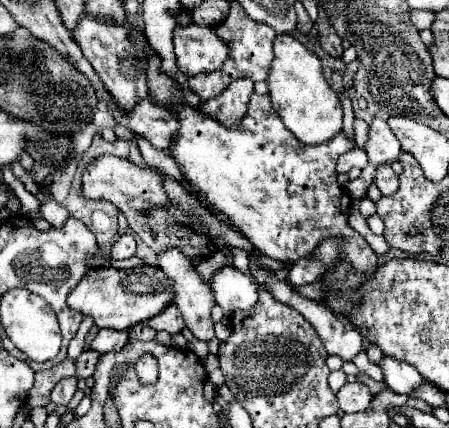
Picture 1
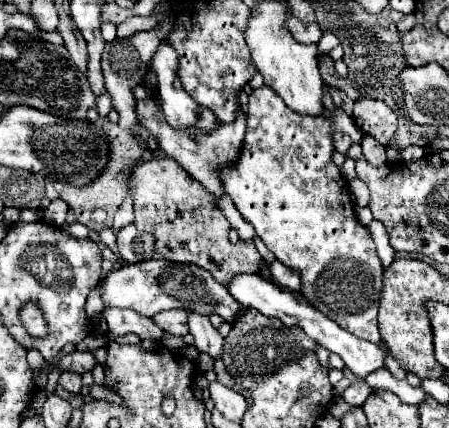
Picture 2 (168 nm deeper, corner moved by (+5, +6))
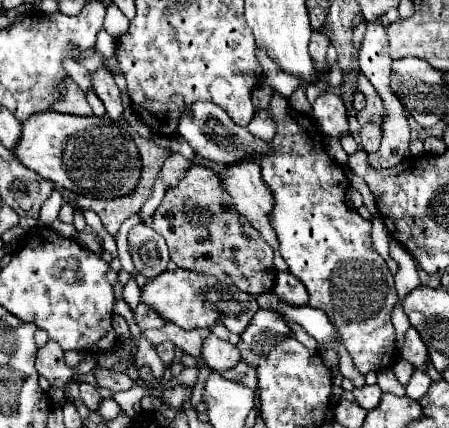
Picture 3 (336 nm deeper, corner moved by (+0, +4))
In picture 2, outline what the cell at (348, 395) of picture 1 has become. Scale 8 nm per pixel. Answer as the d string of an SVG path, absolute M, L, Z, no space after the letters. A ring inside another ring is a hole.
M355 380L345 392L343 392L343 400L351 406L363 406L363 402L367 400L367 396L373 390L369 388L369 384L365 380Z

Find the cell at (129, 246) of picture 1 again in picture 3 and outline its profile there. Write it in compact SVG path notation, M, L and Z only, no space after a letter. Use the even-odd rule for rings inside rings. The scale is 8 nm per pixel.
M146 224L134 226L128 234L128 244L134 266L142 276L152 280L166 270L170 260L166 240L160 234L156 234L150 226Z

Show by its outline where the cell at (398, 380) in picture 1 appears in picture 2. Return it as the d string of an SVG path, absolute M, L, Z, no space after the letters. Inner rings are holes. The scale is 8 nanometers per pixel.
M239 274L231 280L231 284L227 286L231 296L243 304L245 308L255 308L259 310L263 316L273 316L279 318L285 326L299 326L309 338L313 338L317 344L321 344L323 348L327 348L333 354L339 354L345 362L345 366L357 376L357 378L367 378L373 370L383 366L383 356L385 356L385 348L379 344L371 344L367 340L361 340L357 336L351 336L347 330L339 328L331 318L327 318L321 310L317 310L311 304L299 302L295 300L295 296L291 296L291 292L287 290L279 290L275 284L271 284L267 278L263 278L261 274Z

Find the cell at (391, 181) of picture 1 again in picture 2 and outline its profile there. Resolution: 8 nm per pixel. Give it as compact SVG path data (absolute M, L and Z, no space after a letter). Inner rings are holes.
M365 134L363 140L361 140L361 148L363 148L365 158L367 158L373 166L383 166L383 164L387 164L385 146L381 146L379 142L375 142L375 138L371 138L371 136Z

